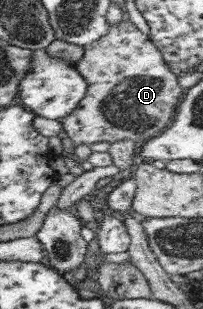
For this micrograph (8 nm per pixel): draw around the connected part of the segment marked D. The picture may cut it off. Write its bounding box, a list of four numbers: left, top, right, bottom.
[35,17,183,159]

